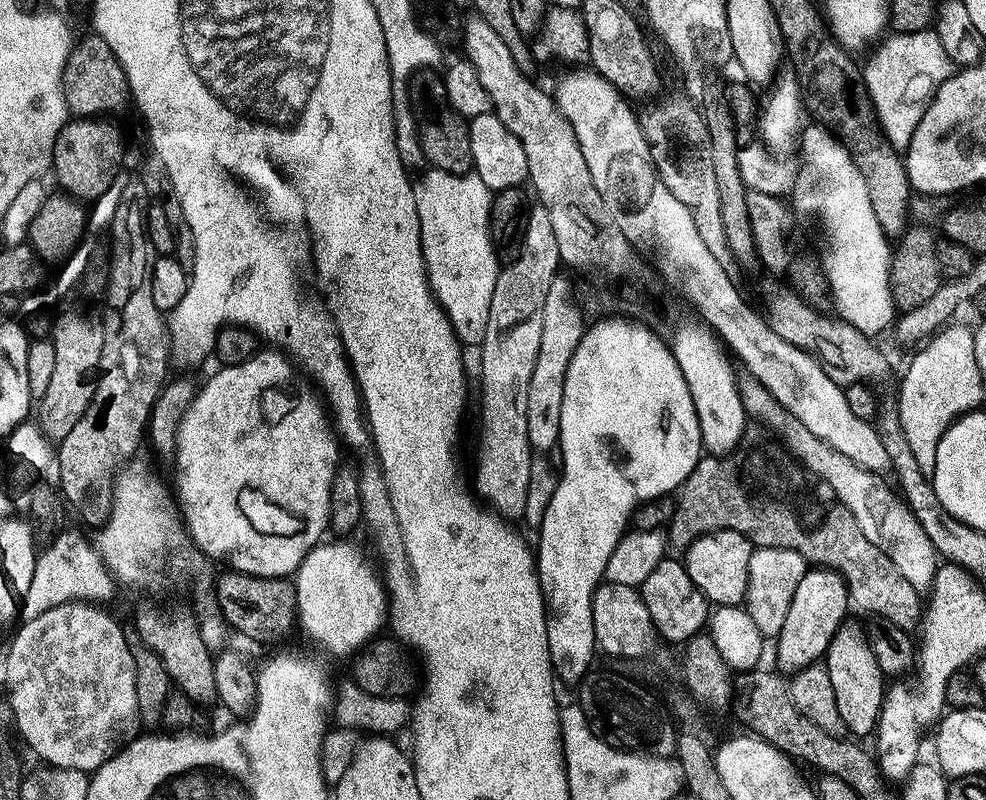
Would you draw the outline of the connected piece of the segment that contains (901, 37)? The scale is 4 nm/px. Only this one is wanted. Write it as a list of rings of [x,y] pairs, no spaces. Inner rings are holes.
[[[932,30],[885,35],[875,45],[872,54],[868,65],[862,68],[862,88],[868,91],[867,99],[875,113],[875,119],[885,133],[910,134],[924,116],[936,91],[953,75],[952,59],[948,57],[946,50],[942,50],[942,42],[938,42],[935,31]]]

